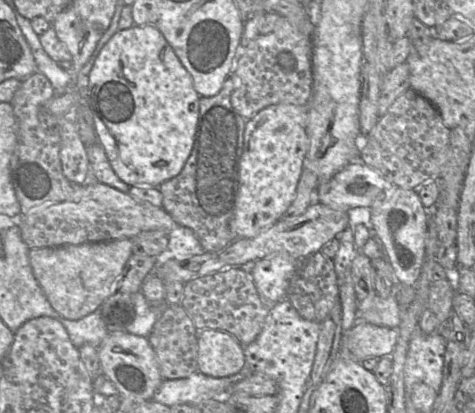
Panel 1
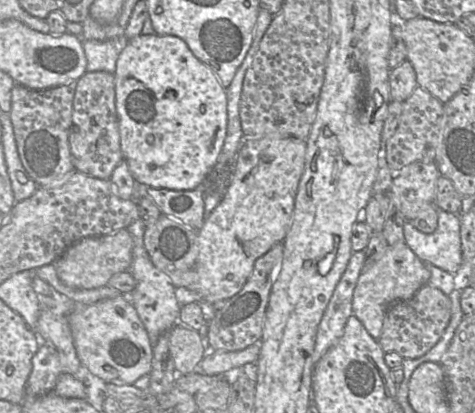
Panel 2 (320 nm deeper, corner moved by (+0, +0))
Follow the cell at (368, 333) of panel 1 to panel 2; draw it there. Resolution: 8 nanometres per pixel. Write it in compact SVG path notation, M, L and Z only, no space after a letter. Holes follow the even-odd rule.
M424 285L414 296L393 303L387 310L378 343L384 353L397 353L403 359L425 355L442 337L451 318L451 301L440 289Z

